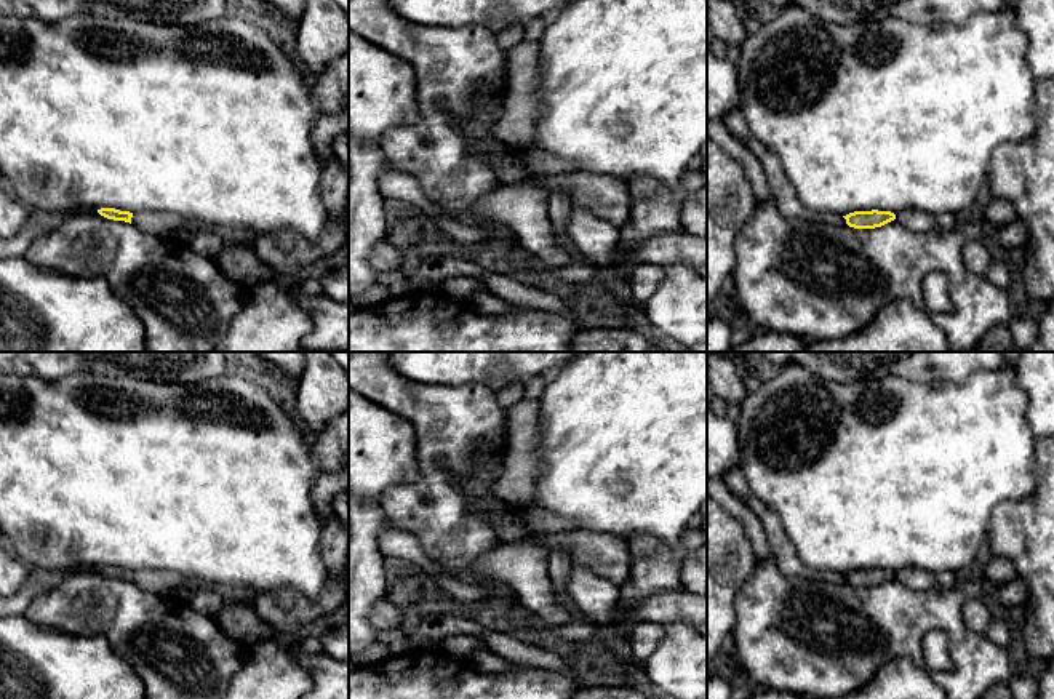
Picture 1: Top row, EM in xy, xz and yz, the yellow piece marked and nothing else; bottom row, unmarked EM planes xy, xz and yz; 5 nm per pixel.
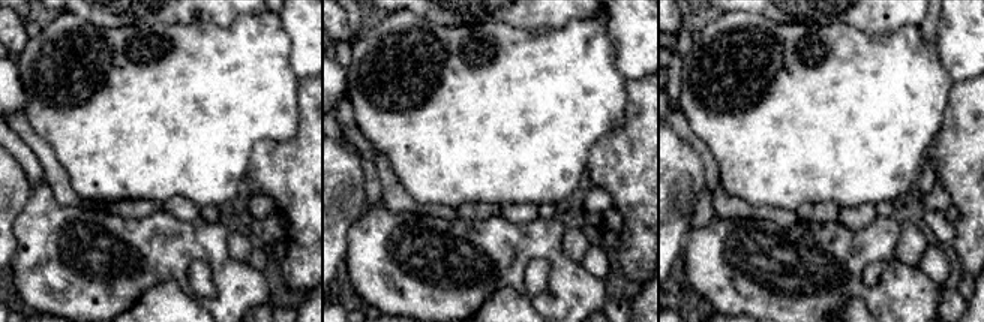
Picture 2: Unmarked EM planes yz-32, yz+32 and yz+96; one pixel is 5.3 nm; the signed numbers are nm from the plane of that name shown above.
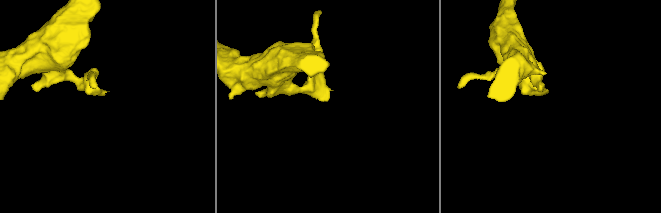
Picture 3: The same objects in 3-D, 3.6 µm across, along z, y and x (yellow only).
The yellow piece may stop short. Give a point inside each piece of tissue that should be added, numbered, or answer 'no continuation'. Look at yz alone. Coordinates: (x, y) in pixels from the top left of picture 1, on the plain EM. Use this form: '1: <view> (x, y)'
no continuation

